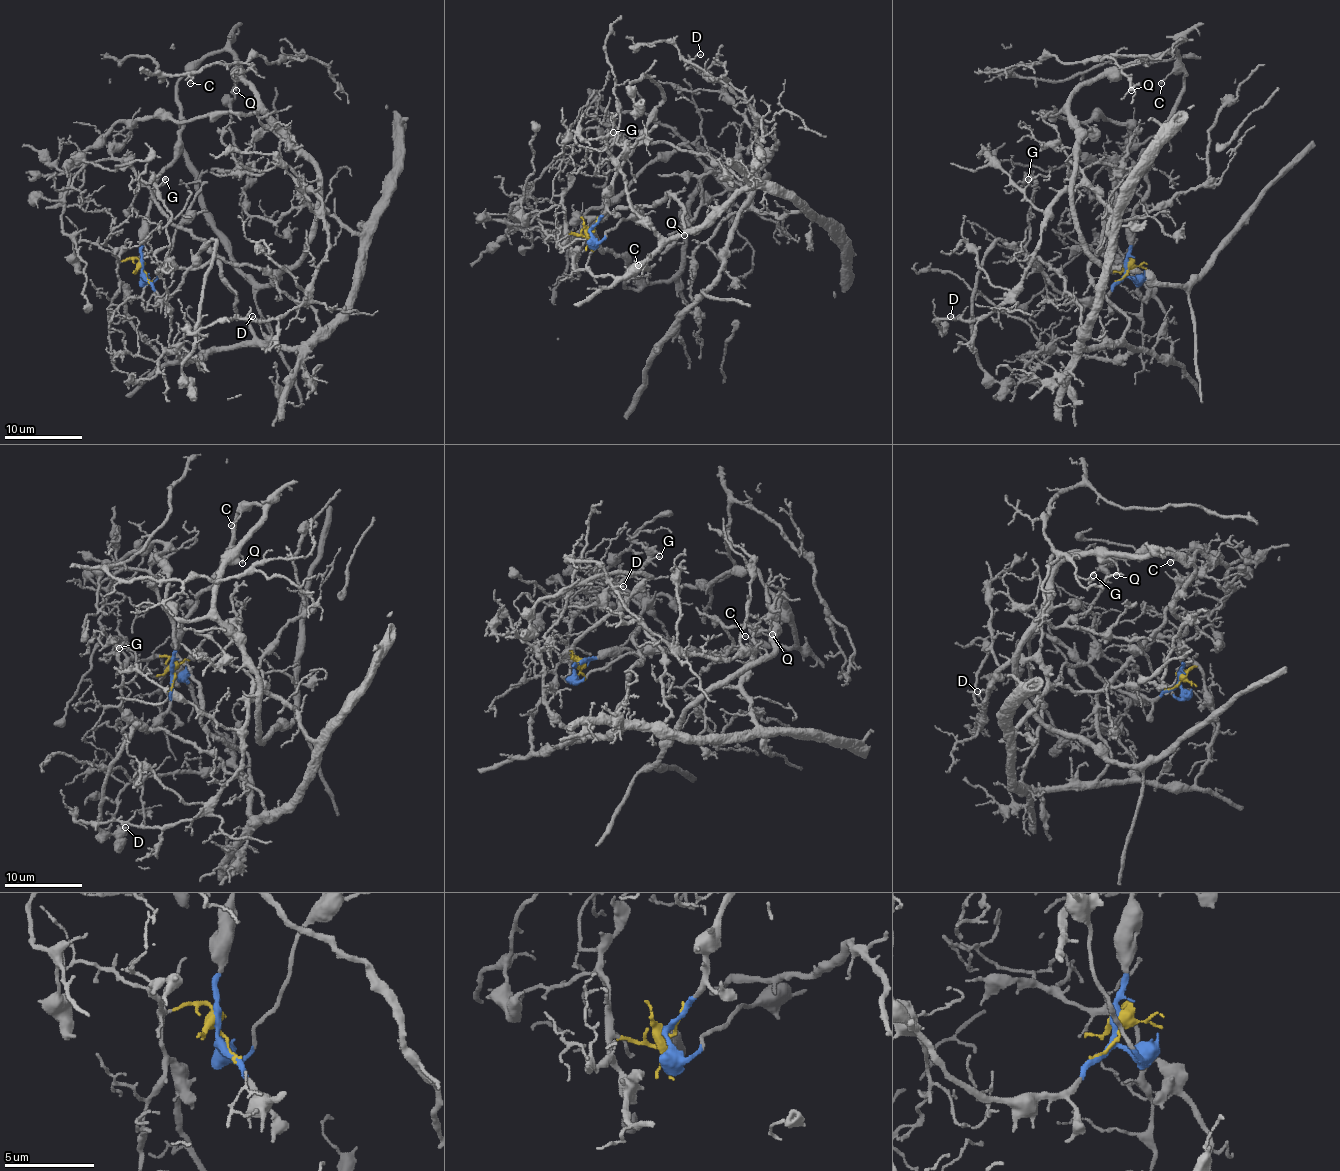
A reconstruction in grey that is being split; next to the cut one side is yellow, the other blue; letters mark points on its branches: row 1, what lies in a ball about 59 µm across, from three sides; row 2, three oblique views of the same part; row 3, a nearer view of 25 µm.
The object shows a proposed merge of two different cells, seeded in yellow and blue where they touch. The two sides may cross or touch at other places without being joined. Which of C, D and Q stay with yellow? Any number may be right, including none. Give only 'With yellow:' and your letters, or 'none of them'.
With yellow: D

